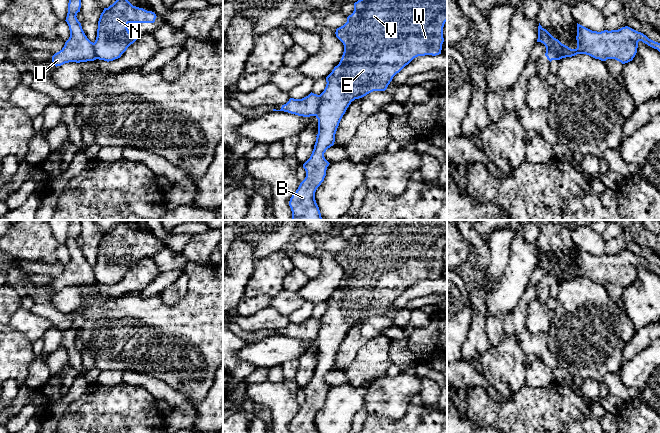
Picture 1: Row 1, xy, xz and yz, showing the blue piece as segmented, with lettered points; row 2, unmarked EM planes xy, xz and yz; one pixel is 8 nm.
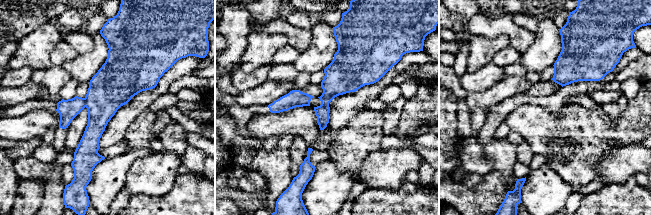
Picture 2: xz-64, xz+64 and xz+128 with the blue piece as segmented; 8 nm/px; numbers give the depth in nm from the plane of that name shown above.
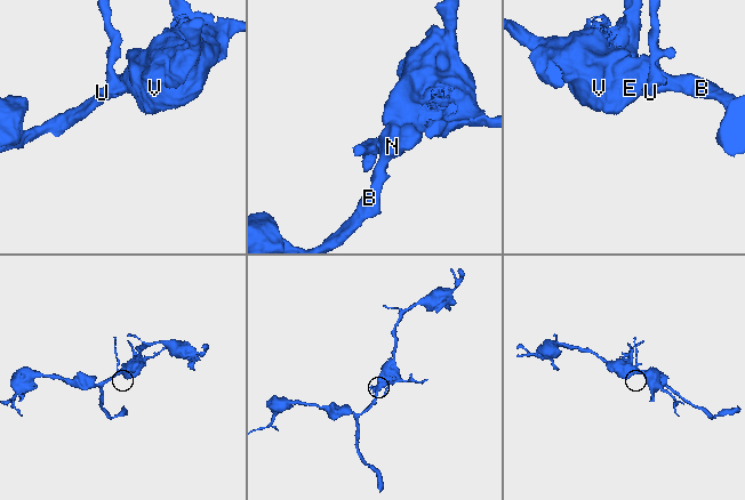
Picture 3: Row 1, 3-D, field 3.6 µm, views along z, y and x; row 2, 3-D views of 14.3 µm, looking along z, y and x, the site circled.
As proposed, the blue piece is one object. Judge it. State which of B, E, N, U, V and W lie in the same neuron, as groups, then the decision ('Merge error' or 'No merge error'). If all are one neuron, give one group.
Groups: B E N V W / U. Merge error

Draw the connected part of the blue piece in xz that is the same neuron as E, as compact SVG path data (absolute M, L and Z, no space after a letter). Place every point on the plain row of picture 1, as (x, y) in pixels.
M363 220L354 227L354 235L347 241L347 246L336 253L336 261L343 267L342 282L326 301L326 311L320 318L321 326L316 342L318 358L310 382L303 388L305 403L300 407L289 425L291 433L319 433L315 416L324 405L329 386L324 377L334 369L335 358L347 332L355 323L362 322L373 315L385 315L393 301L418 280L441 278L443 251L447 245L447 220Z

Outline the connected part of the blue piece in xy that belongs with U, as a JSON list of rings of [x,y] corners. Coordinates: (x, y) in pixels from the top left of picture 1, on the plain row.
[[[70,220],[66,246],[69,250],[70,261],[64,271],[52,280],[53,288],[61,290],[69,286],[87,286],[96,284],[94,267],[85,259],[77,237],[81,232],[81,220]]]

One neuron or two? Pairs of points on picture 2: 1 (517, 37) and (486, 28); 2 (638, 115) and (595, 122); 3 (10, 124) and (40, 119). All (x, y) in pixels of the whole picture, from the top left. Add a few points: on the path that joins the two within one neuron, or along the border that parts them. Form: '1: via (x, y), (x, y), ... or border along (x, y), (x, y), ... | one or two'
1: via (509, 29), (494, 28) | one
2: via (627, 126), (622, 131), (606, 130) | one
3: via (17, 124), (24, 124), (29, 119), (33, 119) | one

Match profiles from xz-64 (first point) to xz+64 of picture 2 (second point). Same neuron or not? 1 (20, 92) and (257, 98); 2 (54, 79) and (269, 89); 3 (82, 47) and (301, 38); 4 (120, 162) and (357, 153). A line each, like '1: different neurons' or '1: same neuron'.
1: same neuron
2: different neurons
3: same neuron
4: different neurons

